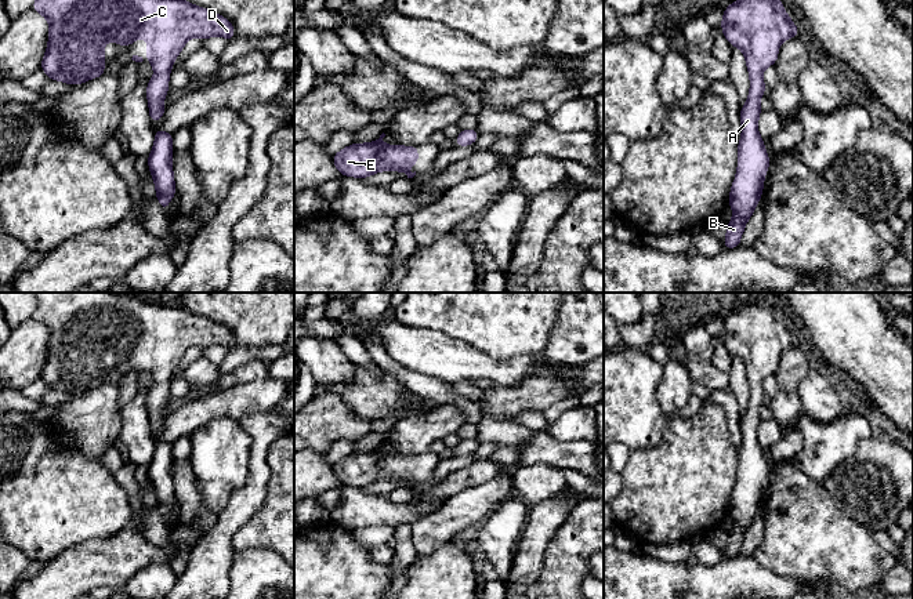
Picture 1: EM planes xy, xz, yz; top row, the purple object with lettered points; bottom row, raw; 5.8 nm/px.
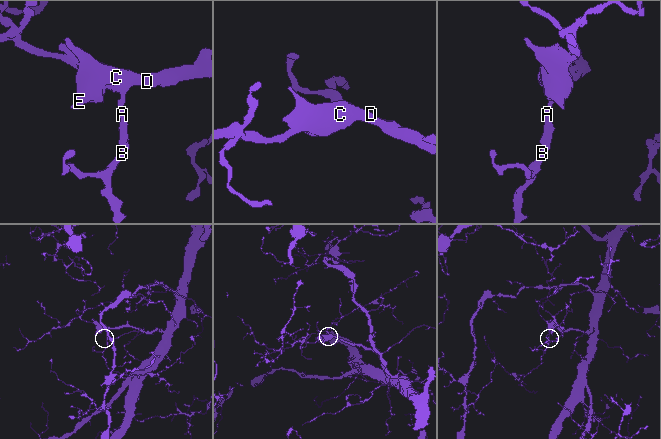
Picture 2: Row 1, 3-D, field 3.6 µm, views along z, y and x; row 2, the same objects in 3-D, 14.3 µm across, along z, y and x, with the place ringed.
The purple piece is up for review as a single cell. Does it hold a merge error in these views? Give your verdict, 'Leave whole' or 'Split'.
Leave whole

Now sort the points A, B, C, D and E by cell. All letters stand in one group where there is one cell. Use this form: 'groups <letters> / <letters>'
groups A B C D E

